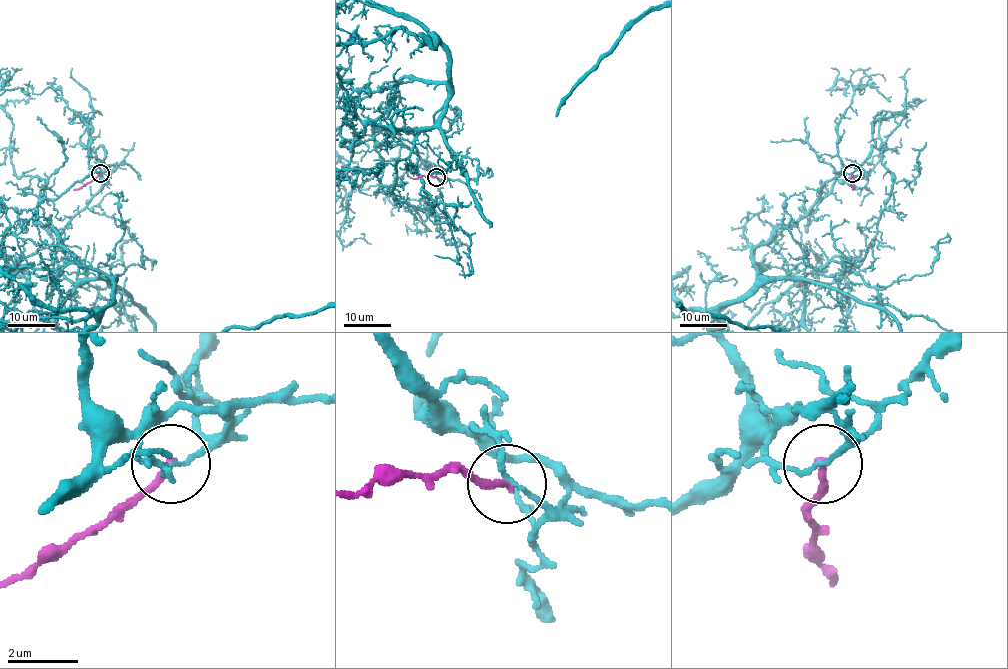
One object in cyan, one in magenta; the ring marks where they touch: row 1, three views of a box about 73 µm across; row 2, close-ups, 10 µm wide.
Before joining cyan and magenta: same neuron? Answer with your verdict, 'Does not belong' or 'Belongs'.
Does not belong

